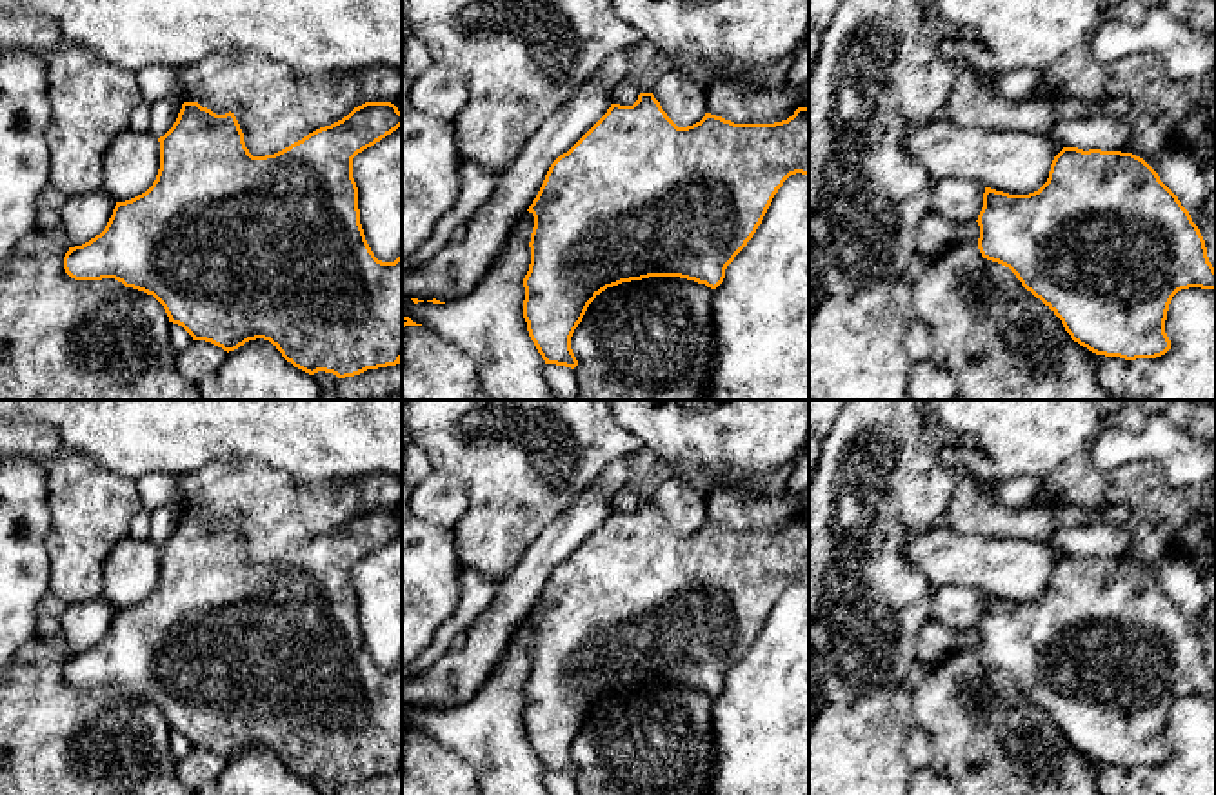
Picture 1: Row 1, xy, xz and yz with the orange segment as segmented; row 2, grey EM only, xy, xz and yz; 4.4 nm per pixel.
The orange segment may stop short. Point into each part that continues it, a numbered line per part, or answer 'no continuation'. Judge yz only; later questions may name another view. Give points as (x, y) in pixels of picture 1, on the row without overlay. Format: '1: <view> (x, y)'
no continuation

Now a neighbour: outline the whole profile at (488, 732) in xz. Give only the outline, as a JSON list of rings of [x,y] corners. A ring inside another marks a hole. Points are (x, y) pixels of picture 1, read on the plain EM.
[[[525,619],[471,700],[445,711],[402,706],[402,724],[456,751],[474,768],[482,795],[549,795],[545,768],[523,726],[533,635],[534,624]]]

